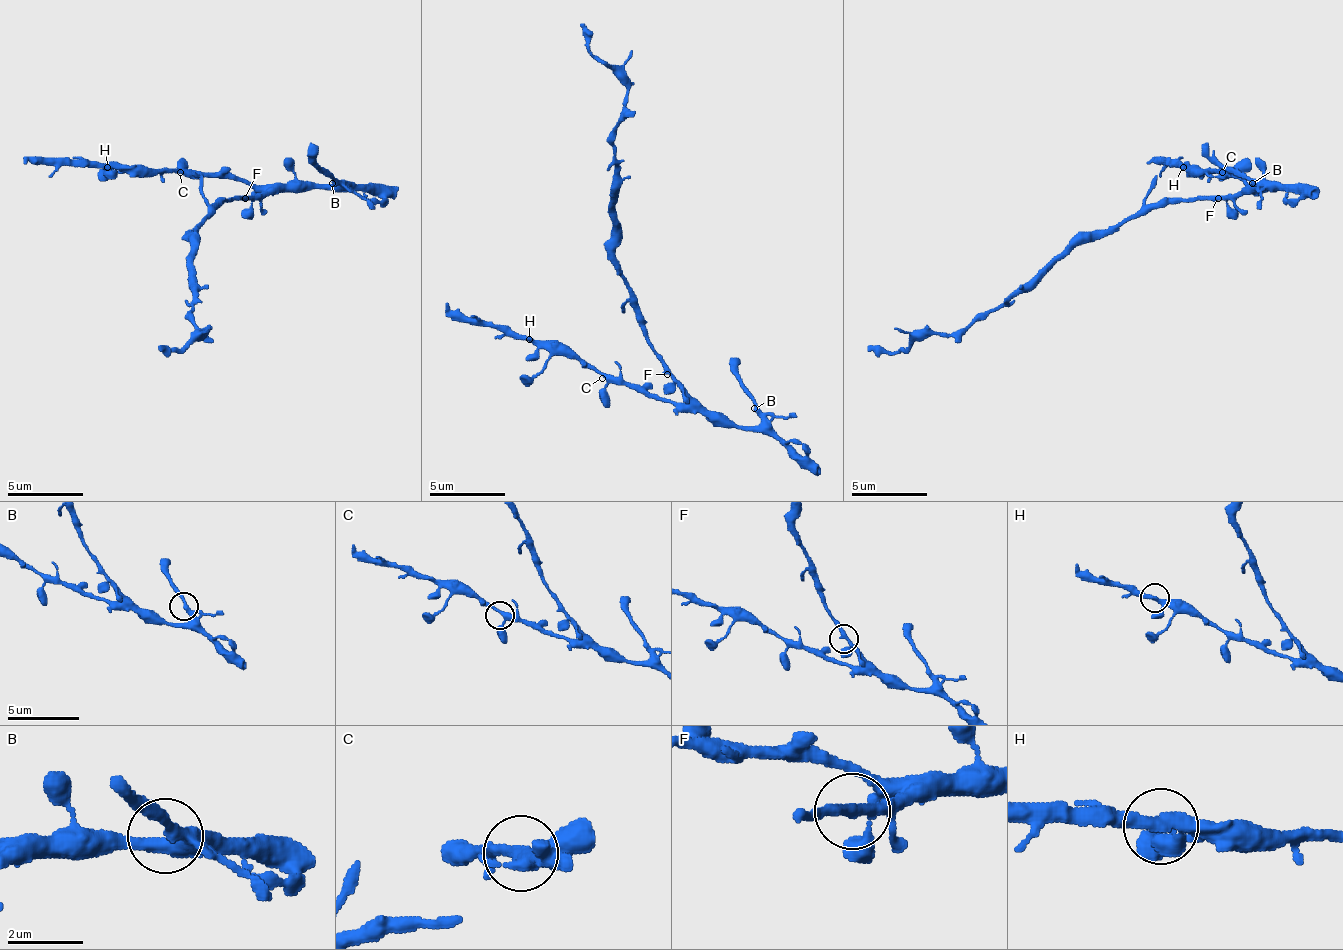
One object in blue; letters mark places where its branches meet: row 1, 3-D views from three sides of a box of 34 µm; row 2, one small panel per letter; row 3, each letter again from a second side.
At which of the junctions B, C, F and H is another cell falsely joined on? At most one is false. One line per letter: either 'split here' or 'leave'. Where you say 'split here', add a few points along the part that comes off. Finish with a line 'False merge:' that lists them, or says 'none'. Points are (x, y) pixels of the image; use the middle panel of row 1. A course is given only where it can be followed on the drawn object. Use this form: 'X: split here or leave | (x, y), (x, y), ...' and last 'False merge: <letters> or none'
B: leave
C: leave
F: leave
H: leave
False merge: none

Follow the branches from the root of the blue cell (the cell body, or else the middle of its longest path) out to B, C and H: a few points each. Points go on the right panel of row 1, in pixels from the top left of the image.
B: (1169, 202), (1233, 198), (1260, 187), (1271, 187), (1256, 187), (1252, 183)
C: (1169, 202), (1237, 198), (1248, 187), (1237, 175), (1225, 175), (1222, 172)
H: (1169, 202), (1237, 198), (1248, 187), (1237, 175), (1225, 175), (1222, 172), (1191, 172), (1184, 168)

